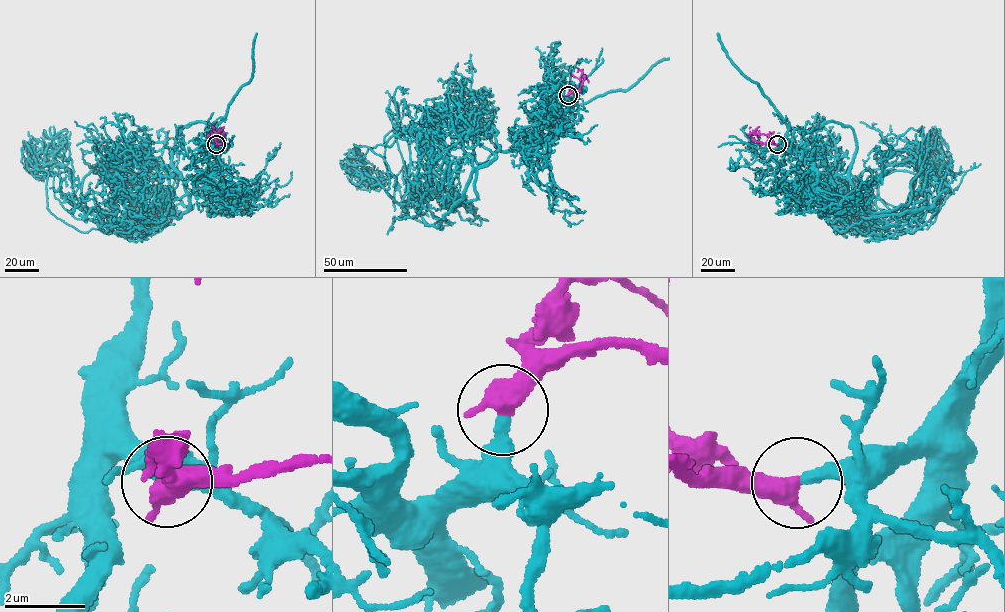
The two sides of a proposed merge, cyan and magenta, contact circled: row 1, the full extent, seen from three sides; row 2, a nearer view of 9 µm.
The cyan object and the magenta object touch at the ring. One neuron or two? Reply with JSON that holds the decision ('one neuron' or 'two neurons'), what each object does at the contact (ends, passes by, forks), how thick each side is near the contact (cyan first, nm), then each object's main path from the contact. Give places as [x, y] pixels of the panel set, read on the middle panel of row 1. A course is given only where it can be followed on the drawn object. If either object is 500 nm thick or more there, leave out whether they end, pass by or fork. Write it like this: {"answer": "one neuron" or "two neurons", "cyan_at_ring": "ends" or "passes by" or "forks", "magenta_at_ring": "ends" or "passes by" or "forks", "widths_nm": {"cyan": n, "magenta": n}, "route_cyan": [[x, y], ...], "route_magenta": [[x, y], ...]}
{"answer": "one neuron", "widths_nm": {"cyan": 340, "magenta": 600}, "route_cyan": [[567, 95], [552, 134], [495, 146], [437, 226], [409, 193], [370, 185], [353, 144], [384, 159], [393, 187]], "route_magenta": [[567, 95], [580, 90], [582, 74], [588, 82]]}

